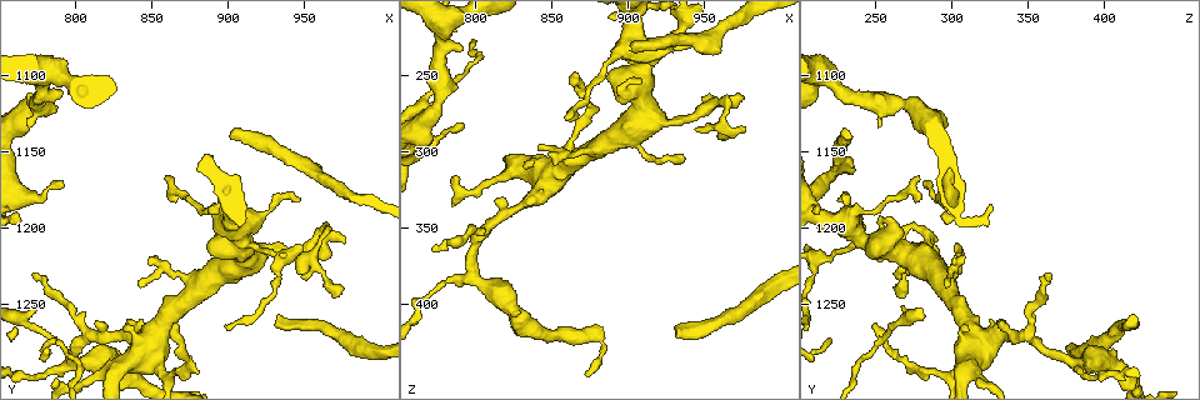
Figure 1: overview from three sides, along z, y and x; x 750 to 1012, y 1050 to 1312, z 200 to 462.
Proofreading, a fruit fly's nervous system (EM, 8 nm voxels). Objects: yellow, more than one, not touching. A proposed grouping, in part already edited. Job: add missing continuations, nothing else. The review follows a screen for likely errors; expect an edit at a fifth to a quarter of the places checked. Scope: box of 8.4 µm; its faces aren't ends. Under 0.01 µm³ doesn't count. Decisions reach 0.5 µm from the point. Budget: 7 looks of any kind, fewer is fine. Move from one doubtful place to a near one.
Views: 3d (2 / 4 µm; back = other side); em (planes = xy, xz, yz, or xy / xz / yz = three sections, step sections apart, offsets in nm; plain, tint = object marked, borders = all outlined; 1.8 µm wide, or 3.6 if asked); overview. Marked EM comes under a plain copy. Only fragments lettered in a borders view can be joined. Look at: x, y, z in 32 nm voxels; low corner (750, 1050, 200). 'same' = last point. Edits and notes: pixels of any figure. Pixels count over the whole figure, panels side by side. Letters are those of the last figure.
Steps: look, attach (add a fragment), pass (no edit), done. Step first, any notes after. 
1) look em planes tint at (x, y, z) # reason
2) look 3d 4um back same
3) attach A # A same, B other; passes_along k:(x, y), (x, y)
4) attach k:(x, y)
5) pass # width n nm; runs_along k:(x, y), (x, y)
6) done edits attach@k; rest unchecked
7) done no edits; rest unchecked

look em 3.6um planes tint at (906, 1206, 236) # small branch off a trunk

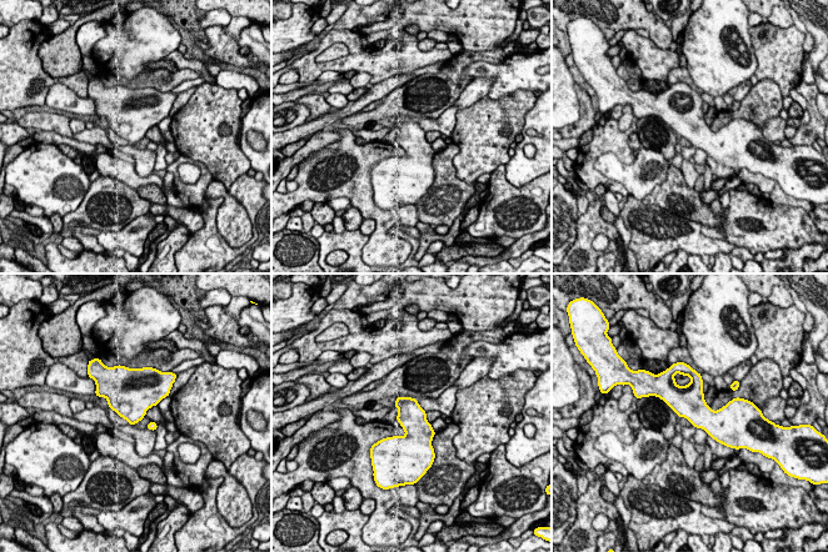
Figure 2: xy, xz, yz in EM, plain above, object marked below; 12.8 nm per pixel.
look em 3.6um planes borders same # see the neighbours

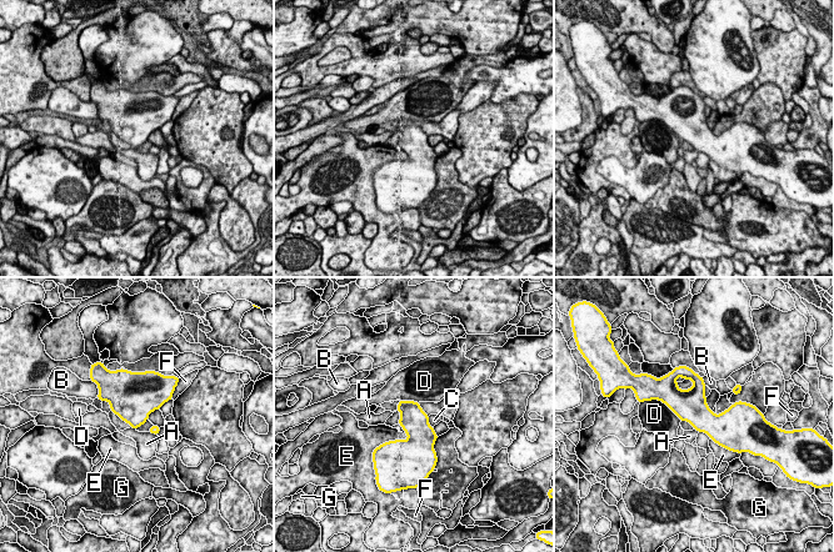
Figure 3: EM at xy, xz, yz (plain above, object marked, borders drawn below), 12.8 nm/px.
pass # A other, B other, C other, D other, E other, F other, G other; border 3:(149, 431), (156, 435); no lettered fragment goes on from it

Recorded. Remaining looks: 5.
look 3d 4um at (934, 1256, 420) # an open end

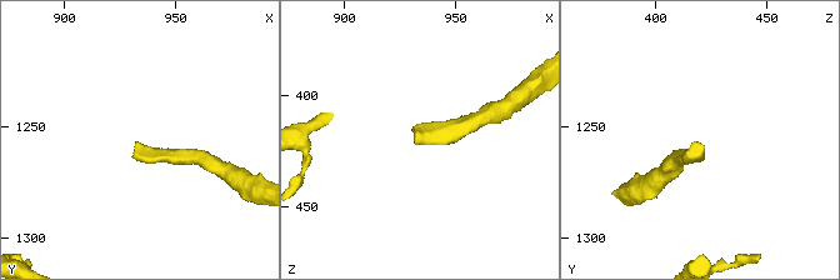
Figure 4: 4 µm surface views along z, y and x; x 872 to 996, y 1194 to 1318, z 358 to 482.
look em xy step 4 borders at (933, 1258, 420)

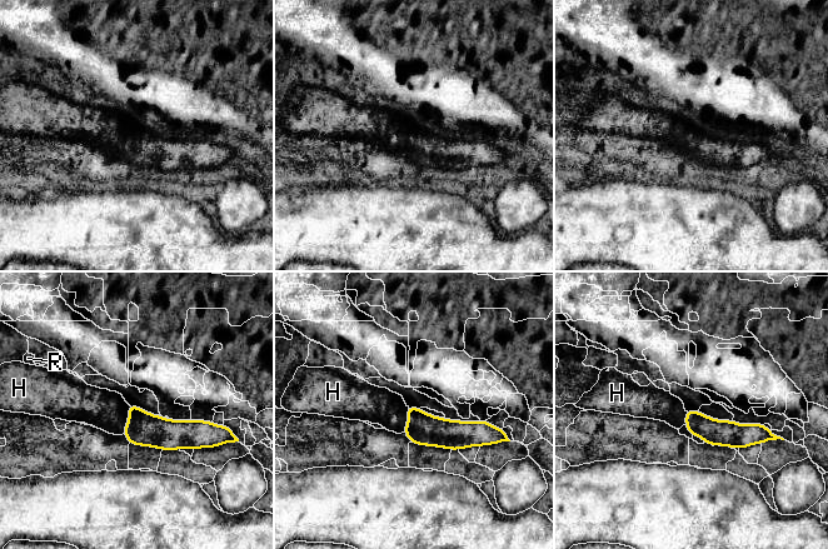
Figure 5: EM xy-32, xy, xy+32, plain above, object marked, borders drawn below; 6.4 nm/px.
look em planes borders same # cut it another way

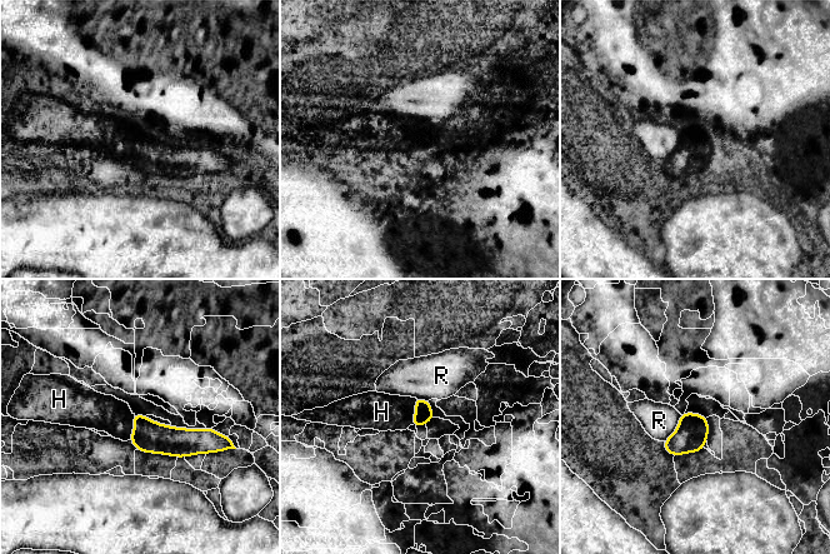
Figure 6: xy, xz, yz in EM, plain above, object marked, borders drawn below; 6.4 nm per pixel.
attach H # H same, R other; passes_along 6:(423, 414), (415, 412), (381, 412); the neuron continues

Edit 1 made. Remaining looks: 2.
done edits attach@6; rest unchecked

